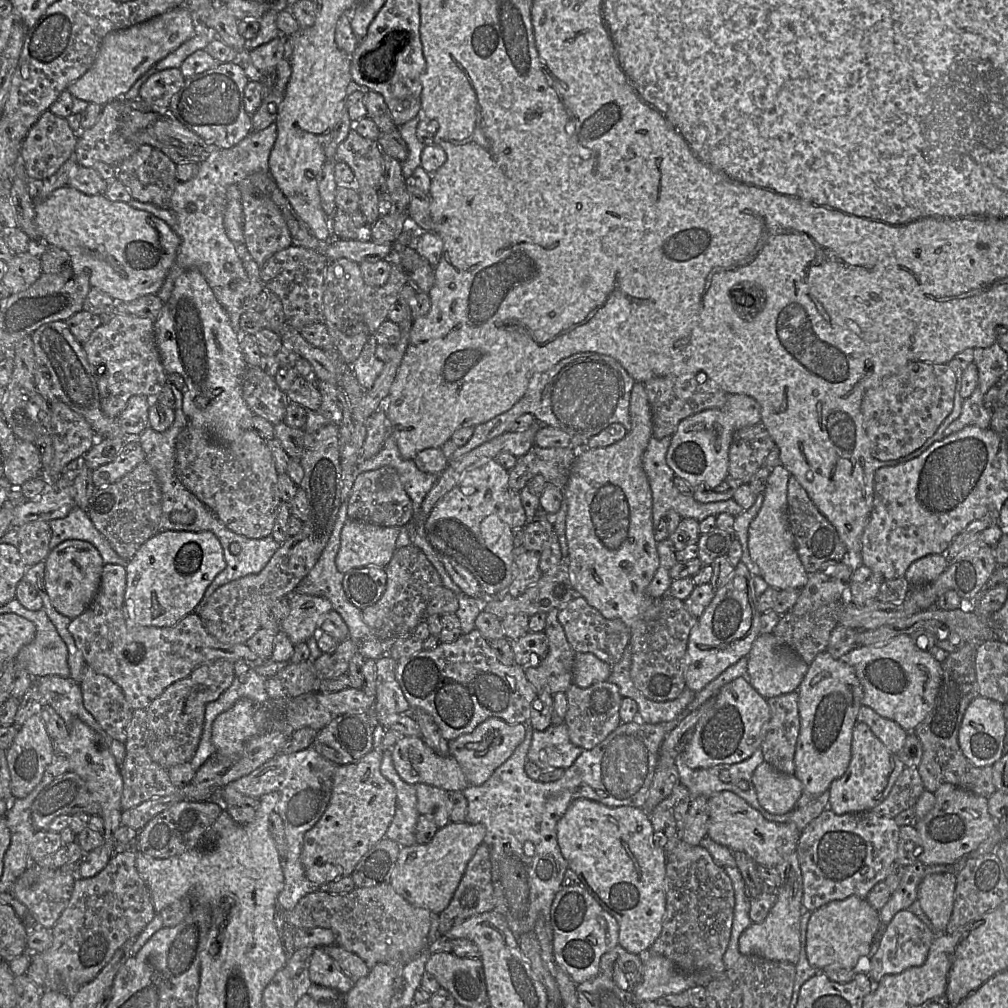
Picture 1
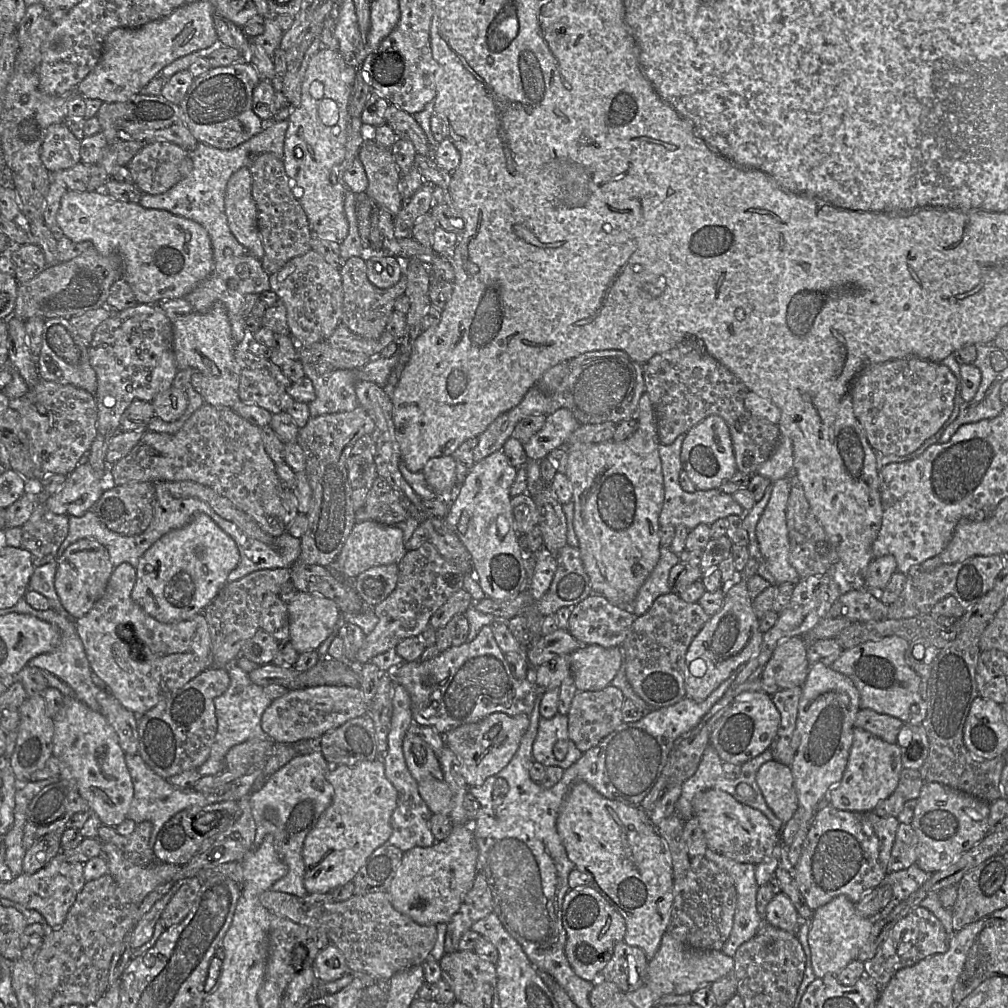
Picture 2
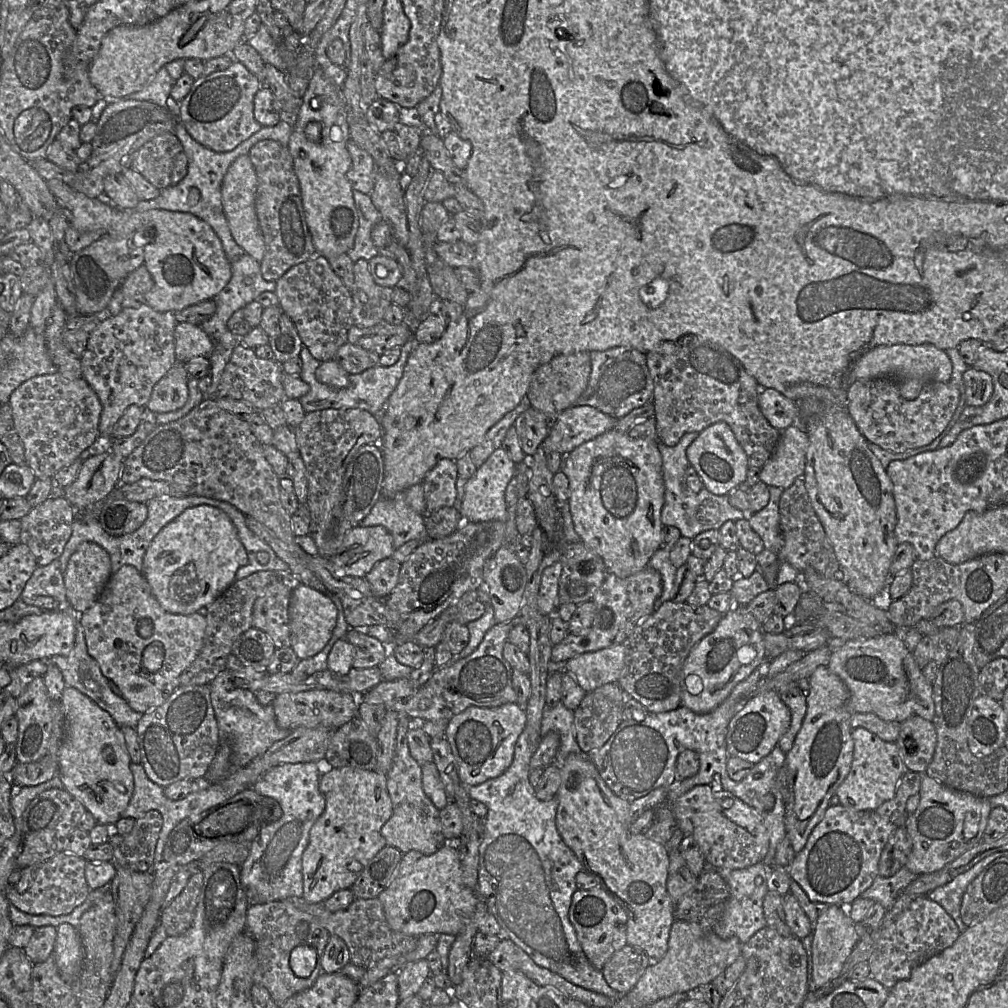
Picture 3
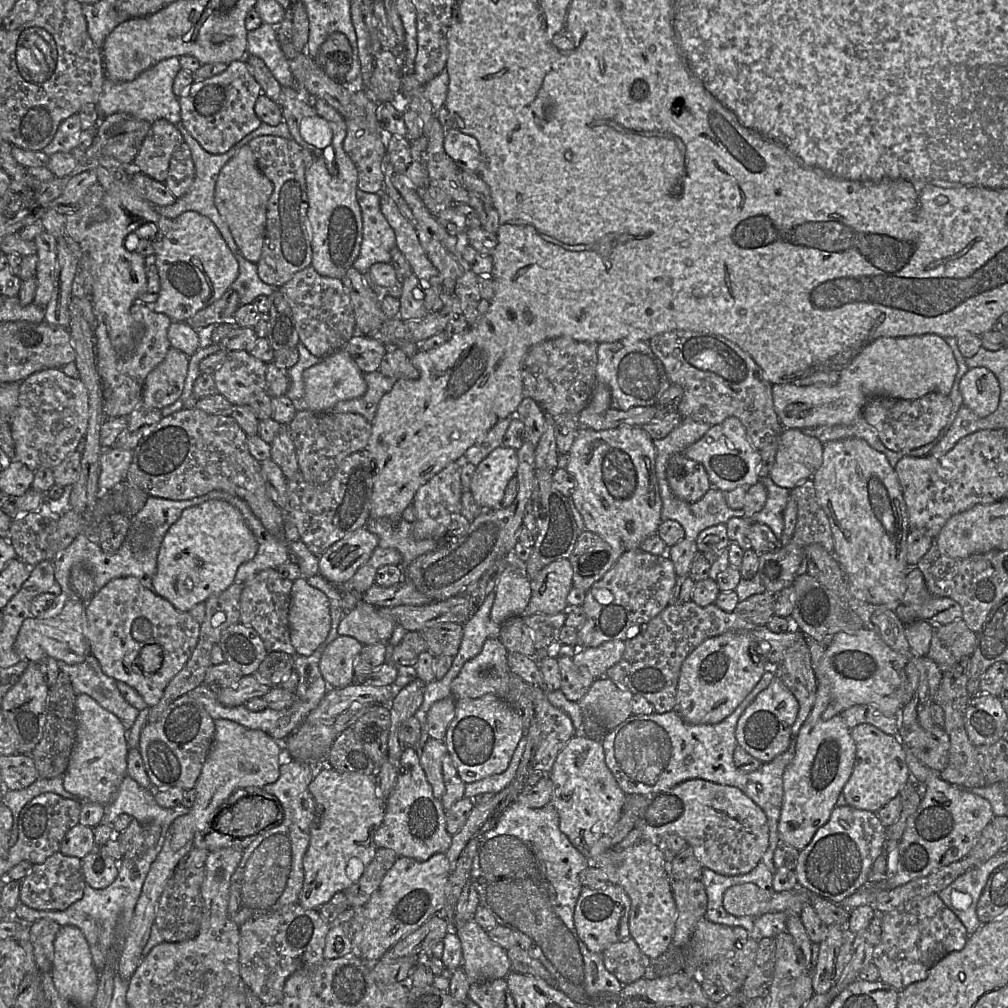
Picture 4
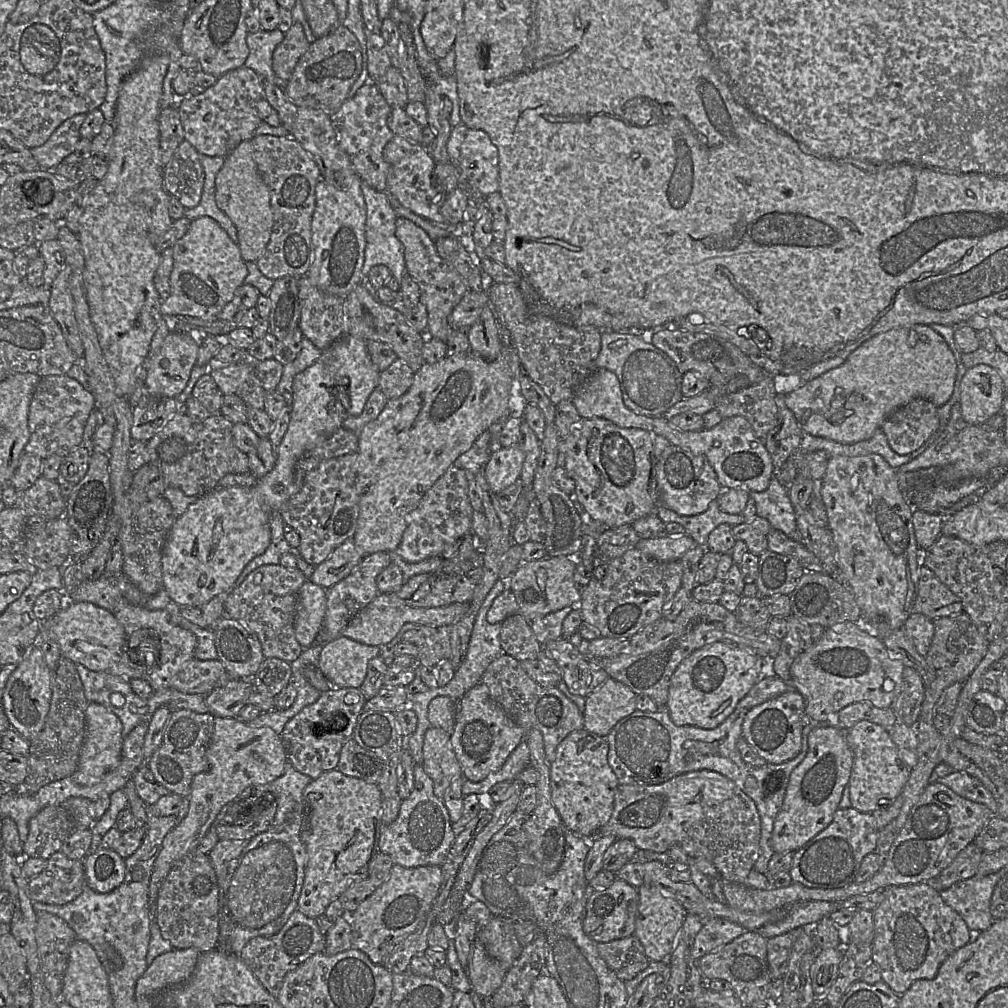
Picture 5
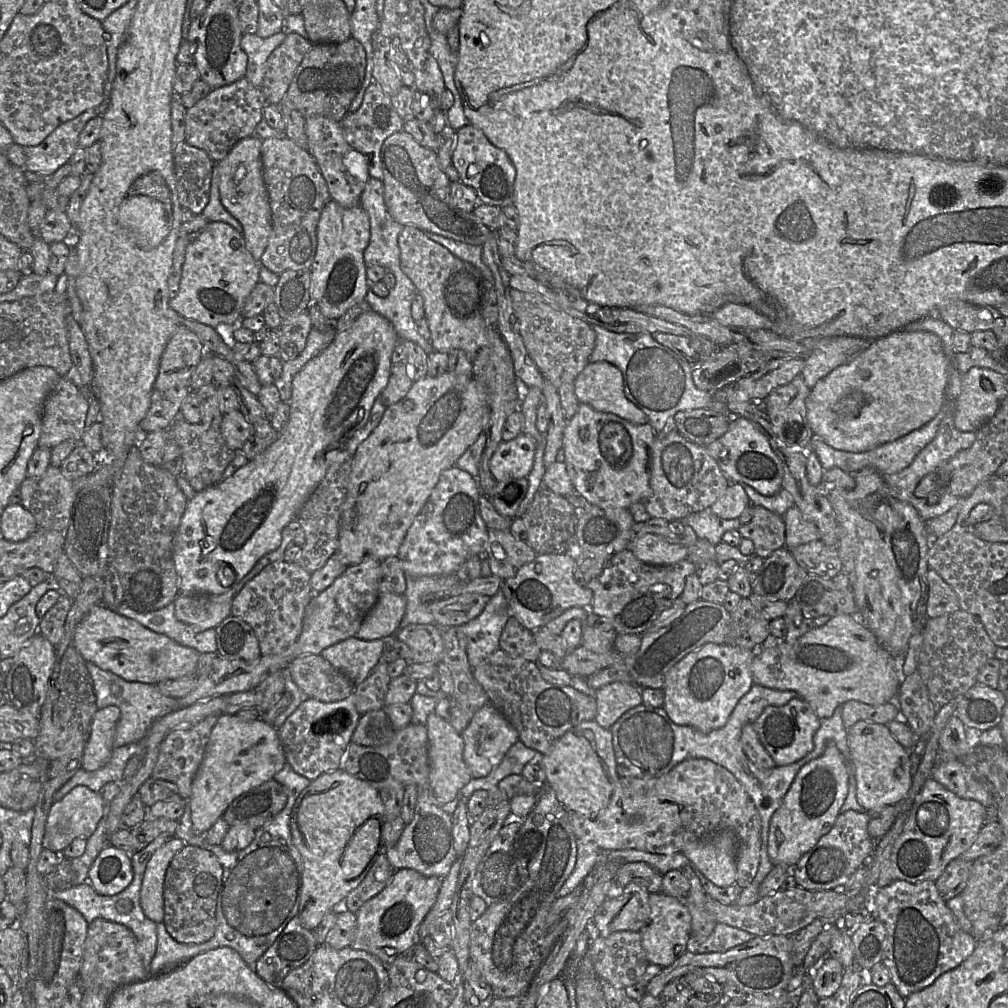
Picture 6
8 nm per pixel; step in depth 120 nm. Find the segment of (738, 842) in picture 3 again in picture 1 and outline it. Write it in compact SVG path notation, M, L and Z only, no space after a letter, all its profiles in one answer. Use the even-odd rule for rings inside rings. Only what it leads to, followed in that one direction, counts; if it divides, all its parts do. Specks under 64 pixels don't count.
M722 791L708 799L708 836L732 852L744 852L757 865L776 867L796 851L802 833L794 823L776 823L767 820L744 799L731 791Z

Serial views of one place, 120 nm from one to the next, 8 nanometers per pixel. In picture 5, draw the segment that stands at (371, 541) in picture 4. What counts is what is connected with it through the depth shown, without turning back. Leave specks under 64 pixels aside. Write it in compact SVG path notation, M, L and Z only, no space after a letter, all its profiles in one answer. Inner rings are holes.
M353 537L349 538L340 544L325 561L315 566L310 580L328 589L347 577L362 559Z

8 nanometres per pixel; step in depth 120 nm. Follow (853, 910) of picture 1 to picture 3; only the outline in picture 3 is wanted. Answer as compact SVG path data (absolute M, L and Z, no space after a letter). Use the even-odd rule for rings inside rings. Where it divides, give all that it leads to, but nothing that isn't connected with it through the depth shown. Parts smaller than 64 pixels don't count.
M830 905L817 919L813 927L812 960L814 991L840 976L842 968L859 941L856 925L850 919L847 907Z

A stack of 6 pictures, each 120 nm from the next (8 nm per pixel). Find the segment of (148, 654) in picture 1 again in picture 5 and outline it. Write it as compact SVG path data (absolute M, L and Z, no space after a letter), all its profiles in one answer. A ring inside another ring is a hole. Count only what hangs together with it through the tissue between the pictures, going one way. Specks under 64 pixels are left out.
M128 604L113 612L118 622L123 626L126 635L124 651L128 653L133 647L155 647L160 651L160 662L148 667L146 680L153 691L170 688L171 679L182 669L183 665L194 658L197 644L195 635L171 622L166 610L149 610L142 606ZM150 645L150 646L148 646Z

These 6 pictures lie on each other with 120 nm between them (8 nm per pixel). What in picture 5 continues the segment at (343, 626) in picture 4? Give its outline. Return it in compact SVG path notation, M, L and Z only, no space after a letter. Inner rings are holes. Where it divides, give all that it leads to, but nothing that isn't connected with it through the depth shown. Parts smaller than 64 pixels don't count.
M395 592L380 593L349 622L342 636L357 642L382 646L395 638L406 623L431 626L452 626L468 612L470 602L453 603L443 607L412 607L399 598Z

